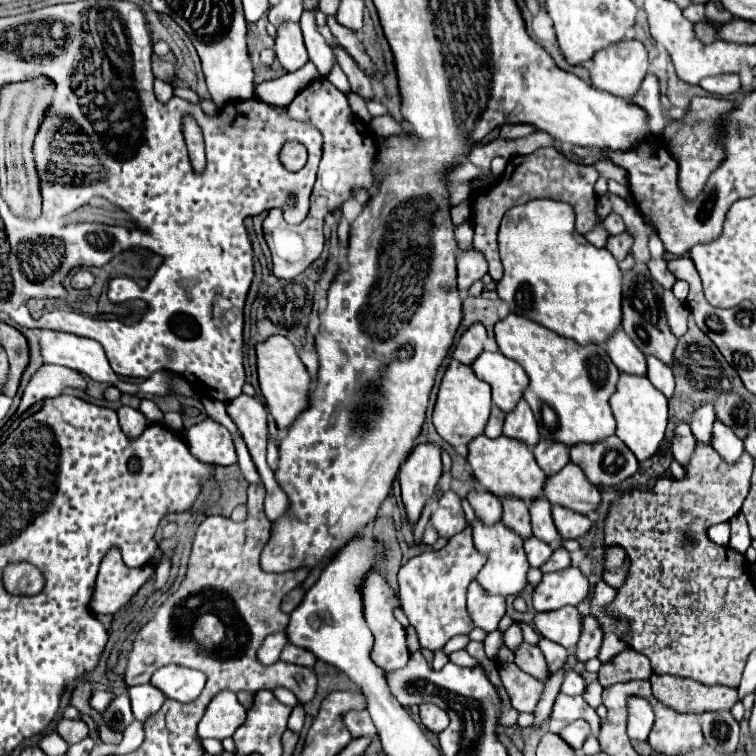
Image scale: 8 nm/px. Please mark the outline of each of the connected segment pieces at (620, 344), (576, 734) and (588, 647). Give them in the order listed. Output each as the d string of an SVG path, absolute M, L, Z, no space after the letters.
M618 330L616 336L612 336L606 342L606 352L612 358L612 362L618 366L620 372L630 376L646 376L646 356L638 350L638 346L626 336L626 332Z
M576 720L572 722L570 726L566 726L560 736L574 748L574 750L580 750L584 740L590 736L590 724L586 720Z
M586 616L584 618L584 626L582 626L582 636L580 642L576 646L576 656L580 662L586 662L590 658L596 658L600 652L604 640L604 630L600 626L600 622L594 616Z

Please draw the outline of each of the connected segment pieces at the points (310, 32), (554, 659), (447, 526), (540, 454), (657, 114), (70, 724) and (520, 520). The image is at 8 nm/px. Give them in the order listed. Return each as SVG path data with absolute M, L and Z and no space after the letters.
M318 8L312 10L304 10L302 18L300 18L300 28L304 34L304 42L306 42L306 50L310 60L316 64L320 76L326 76L328 70L332 68L332 48L326 44L326 40L322 38L322 34L318 32L318 24L316 24L316 12Z
M540 638L540 650L544 652L546 656L546 662L548 662L548 668L550 672L558 672L564 664L566 664L566 658L568 658L568 650L562 648L560 644L552 642L552 640L546 640L546 638Z
M452 490L444 492L442 498L438 500L438 508L430 520L432 520L432 526L444 538L452 538L460 530L464 530L466 520L464 520L464 512L462 512L462 504L460 504L458 494Z
M540 440L534 446L534 458L538 462L538 466L548 474L556 474L558 470L562 470L568 462L568 446L560 444L560 442L550 442L550 440Z
M648 74L644 78L644 82L642 82L642 86L632 102L646 110L646 114L650 116L650 126L652 126L654 134L664 130L662 104L660 104L660 84L658 84L658 78L654 74Z
M62 718L58 722L58 734L68 742L68 744L78 744L88 736L88 726L82 720L68 720Z
M504 498L502 500L504 506L504 514L502 514L502 522L514 530L520 538L528 538L532 536L532 524L530 524L530 512L528 512L528 504L524 500L510 500Z

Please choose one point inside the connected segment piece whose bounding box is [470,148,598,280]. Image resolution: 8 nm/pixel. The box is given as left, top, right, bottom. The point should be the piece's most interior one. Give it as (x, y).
(546, 172)

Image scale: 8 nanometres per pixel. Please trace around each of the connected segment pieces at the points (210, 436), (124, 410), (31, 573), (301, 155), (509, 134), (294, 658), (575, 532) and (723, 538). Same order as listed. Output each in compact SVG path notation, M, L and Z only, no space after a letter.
M206 420L186 430L186 442L190 452L200 462L210 462L219 466L230 466L237 463L235 446L230 432L214 422Z
M120 406L118 408L118 418L120 418L120 428L122 432L134 440L136 436L140 436L144 432L144 428L148 426L148 420L144 418L144 414L140 410L134 410L130 406Z
M28 562L6 566L4 570L4 586L12 594L38 594L44 586L44 578L36 566Z
M286 142L280 152L280 160L288 170L296 172L306 164L306 148L300 142Z
M504 124L502 130L500 130L500 138L516 140L516 138L526 138L526 136L530 136L534 132L538 132L538 130L528 126L528 124Z
M286 644L284 646L284 650L280 654L280 660L290 662L290 664L308 666L308 668L312 668L316 664L316 656L312 656L312 652L308 652L306 648L296 648L294 644Z
M552 506L552 518L562 538L582 538L592 528L592 520L562 506Z
M728 522L710 526L708 536L710 536L712 542L716 542L716 544L720 544L720 546L728 546L728 540L730 540L730 528L728 528Z

